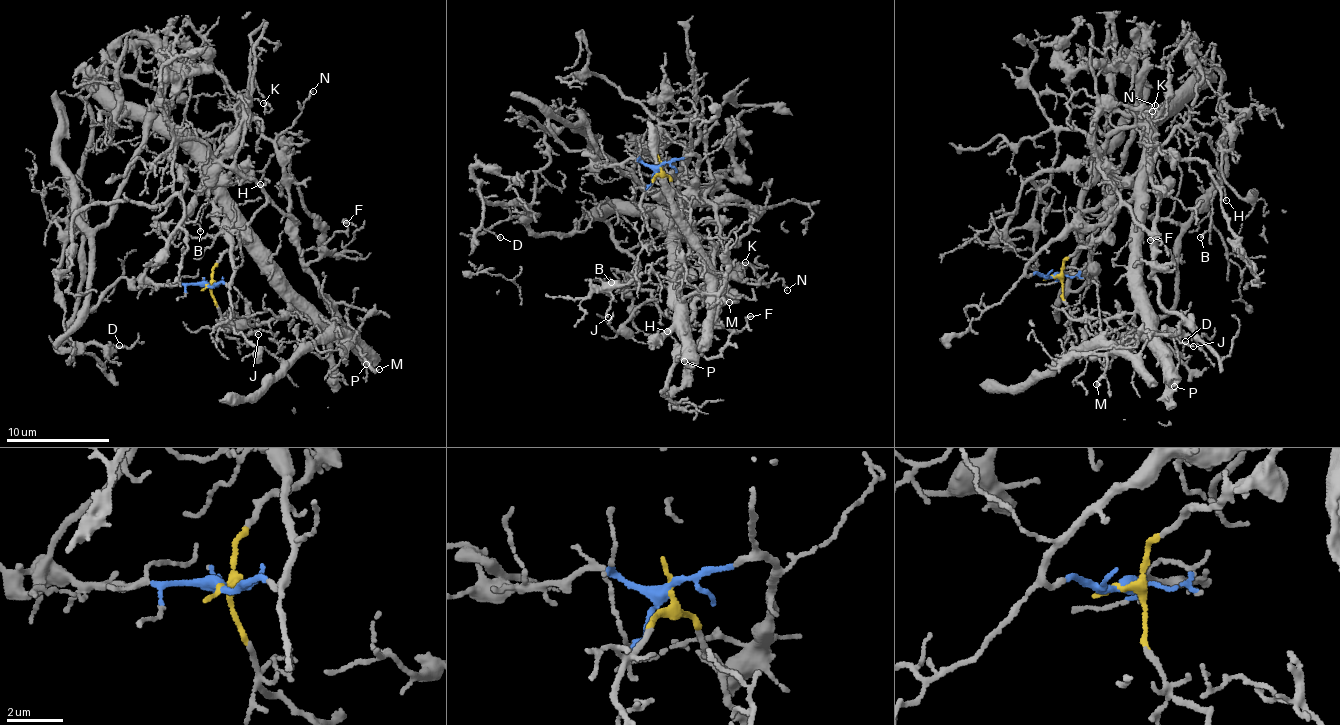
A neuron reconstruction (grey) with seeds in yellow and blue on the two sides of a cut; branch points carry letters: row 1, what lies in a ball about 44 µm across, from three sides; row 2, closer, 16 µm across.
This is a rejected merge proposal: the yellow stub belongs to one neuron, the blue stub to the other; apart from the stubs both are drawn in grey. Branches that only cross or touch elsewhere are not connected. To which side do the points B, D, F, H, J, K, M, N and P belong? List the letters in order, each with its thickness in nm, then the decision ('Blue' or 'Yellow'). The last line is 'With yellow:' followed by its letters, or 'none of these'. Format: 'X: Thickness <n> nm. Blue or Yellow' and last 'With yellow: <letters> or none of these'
B: Thickness 120 nm. Yellow
D: Thickness 110 nm. Blue
F: Thickness 170 nm. Yellow
H: Thickness 120 nm. Yellow
J: Thickness 140 nm. Blue
K: Thickness 110 nm. Blue
M: Thickness 180 nm. Blue
N: Thickness 130 nm. Yellow
P: Thickness 650 nm. Blue
With yellow: B, F, H, N

